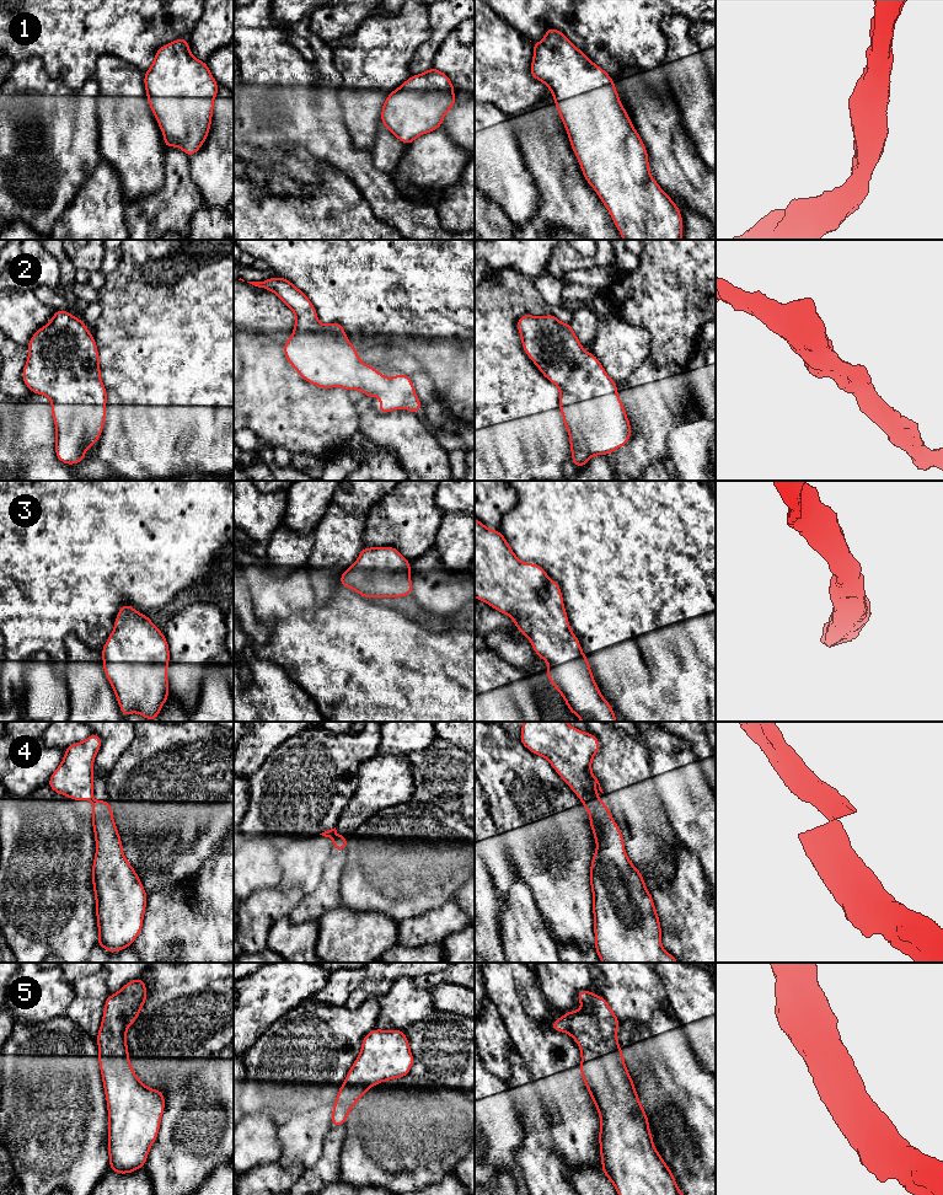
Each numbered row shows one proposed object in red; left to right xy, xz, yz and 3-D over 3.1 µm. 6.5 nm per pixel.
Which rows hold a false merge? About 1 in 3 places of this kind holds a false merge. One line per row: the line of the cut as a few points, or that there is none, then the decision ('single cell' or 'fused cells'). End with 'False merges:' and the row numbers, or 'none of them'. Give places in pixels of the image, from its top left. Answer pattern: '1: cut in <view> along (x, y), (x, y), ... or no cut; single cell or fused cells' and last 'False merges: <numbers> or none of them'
1: no cut; single cell
2: no cut; single cell
3: no cut; single cell
4: cut in yz along (599, 798), (590, 799), (583, 804); fused cells
5: no cut; single cell
False merges: 4

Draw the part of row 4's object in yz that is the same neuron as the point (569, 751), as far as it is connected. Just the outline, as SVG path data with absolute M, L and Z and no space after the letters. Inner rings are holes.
M523 722L521 736L519 741L532 754L545 757L583 804L586 804L594 799L600 799L596 791L593 788L593 786L598 783L599 791L604 793L598 778L591 771L591 761L600 750L600 743L594 734L584 733L569 725L567 722Z

